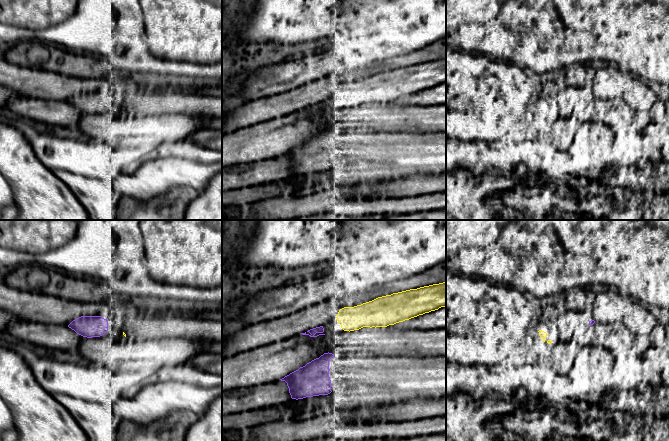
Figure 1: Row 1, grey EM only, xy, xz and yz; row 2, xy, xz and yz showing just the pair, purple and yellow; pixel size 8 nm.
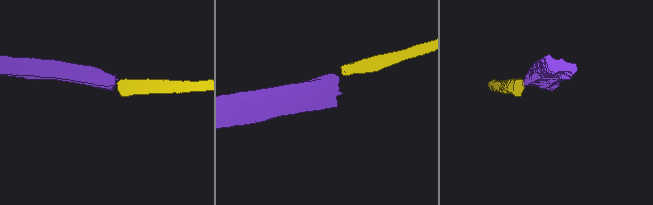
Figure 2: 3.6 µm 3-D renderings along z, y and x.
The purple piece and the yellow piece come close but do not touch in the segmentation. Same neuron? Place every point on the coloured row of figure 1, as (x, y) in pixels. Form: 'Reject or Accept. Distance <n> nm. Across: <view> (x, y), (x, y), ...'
Reject. Distance 130 nm. Across: xz (323, 328), (337, 320)

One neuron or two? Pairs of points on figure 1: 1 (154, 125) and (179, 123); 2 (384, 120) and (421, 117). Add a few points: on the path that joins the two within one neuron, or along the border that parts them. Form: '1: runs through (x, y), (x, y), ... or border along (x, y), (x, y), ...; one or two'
1: runs through (160, 125), (173, 125); one
2: runs through (393, 118), (412, 118); one

